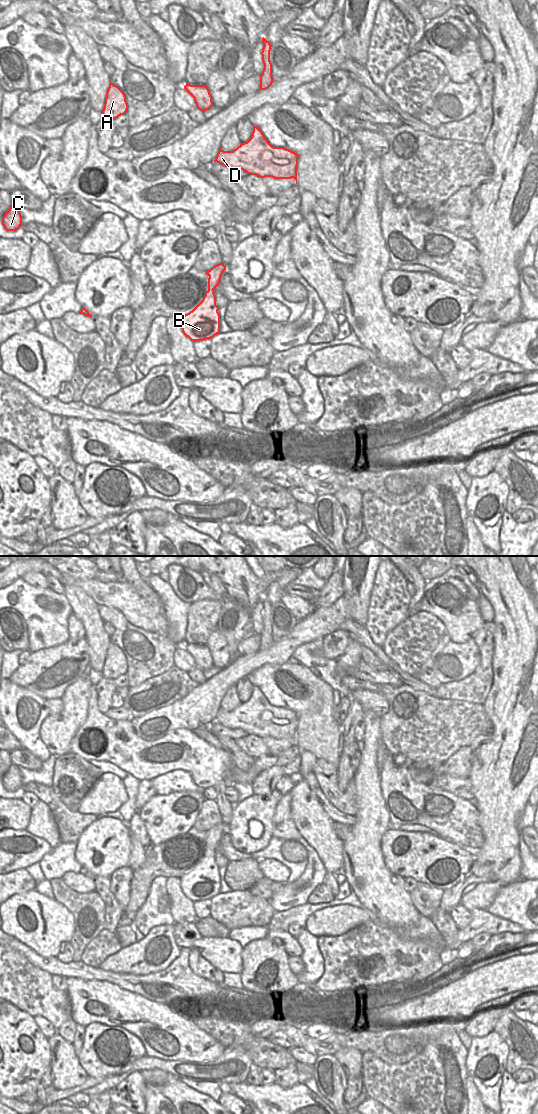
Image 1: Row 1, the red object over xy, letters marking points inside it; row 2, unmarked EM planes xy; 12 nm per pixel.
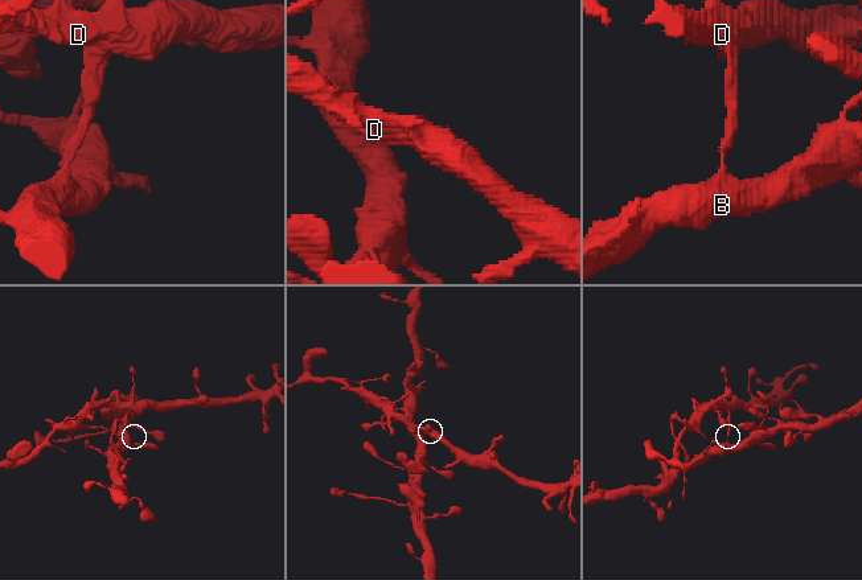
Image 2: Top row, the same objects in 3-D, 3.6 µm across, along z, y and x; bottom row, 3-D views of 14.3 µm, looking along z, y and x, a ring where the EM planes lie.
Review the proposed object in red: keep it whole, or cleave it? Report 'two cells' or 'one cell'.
two cells

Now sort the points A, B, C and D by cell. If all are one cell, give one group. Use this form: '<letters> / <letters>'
A C D / B

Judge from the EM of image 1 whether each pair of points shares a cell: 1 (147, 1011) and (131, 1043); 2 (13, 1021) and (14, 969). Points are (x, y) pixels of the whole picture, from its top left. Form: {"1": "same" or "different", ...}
{"1": "different", "2": "different"}

